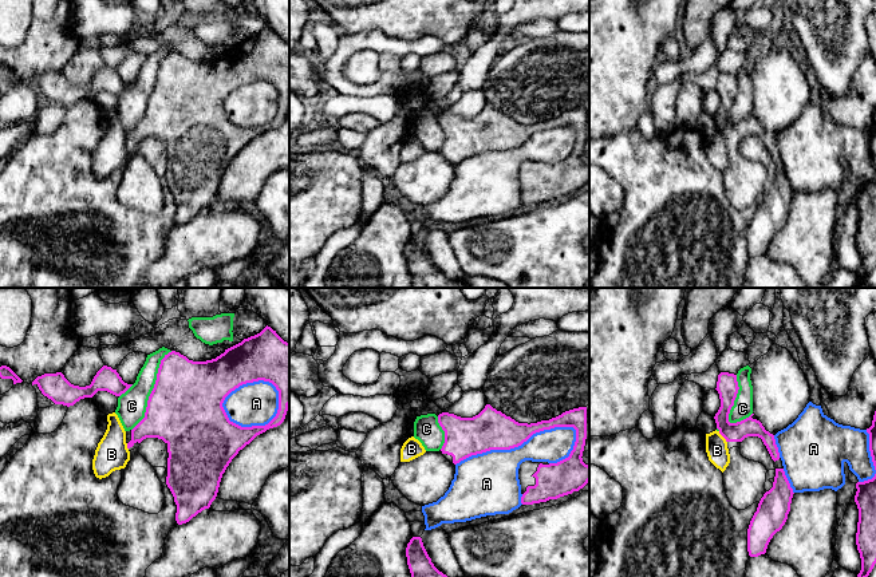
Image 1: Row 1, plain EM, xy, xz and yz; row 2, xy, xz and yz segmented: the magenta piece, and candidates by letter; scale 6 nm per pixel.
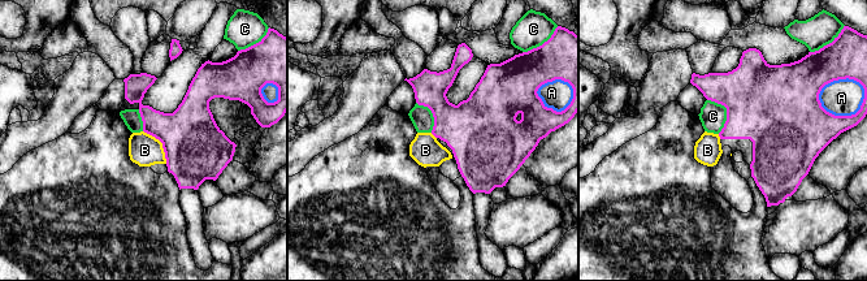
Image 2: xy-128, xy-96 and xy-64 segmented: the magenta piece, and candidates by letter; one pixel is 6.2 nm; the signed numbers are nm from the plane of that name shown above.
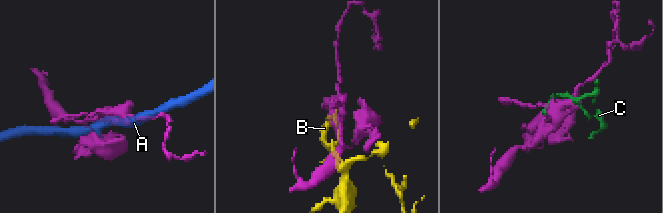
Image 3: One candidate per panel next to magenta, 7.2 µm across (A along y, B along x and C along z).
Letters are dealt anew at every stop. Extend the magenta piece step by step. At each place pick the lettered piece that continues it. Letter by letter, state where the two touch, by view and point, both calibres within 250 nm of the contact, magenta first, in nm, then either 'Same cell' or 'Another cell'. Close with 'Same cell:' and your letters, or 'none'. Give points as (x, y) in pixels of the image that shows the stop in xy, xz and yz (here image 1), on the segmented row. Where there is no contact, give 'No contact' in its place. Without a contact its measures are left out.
A: Touches magenta at xz (516, 446). Thickness 240 nm (magenta) against 320 nm. Another cell
B: Touches magenta at yz (722, 435). Thickness 110 nm (magenta) against 130 nm. Another cell
C: Touches magenta at xy (153, 390). Thickness 460 nm (magenta) against 180 nm. Another cell
Same cell: none

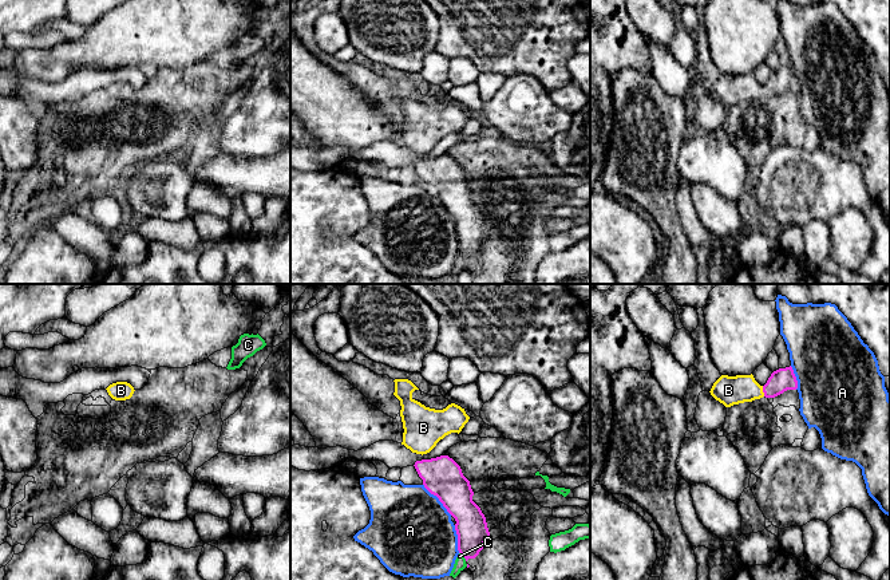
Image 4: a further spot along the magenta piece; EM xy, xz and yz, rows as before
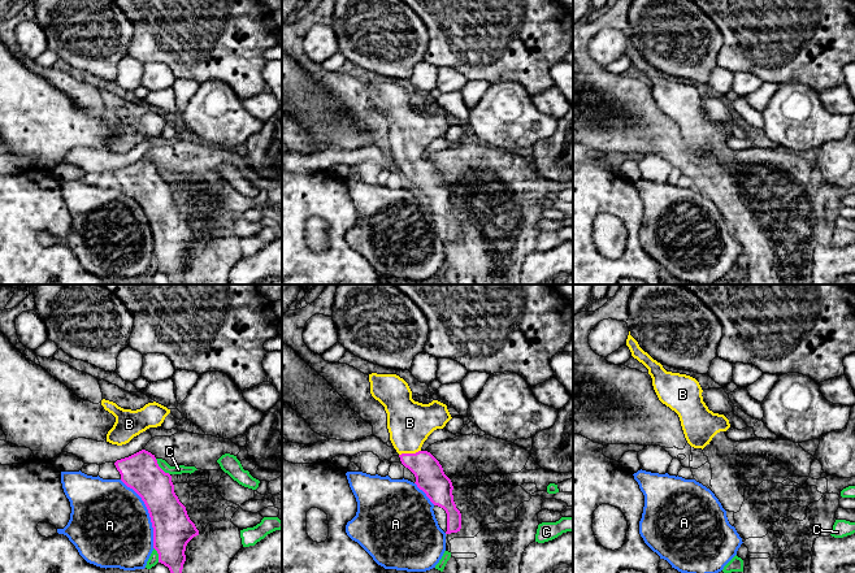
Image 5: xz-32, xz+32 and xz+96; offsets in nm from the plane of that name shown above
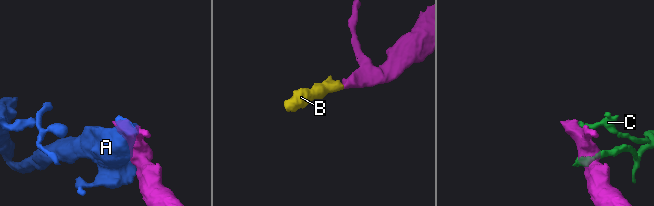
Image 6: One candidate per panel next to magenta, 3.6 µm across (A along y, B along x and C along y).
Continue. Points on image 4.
A: Touches magenta at xz (438, 497). Thickness 240 nm (magenta) against 480 nm. Another cell
B: Touches magenta at yz (763, 391). Thickness 140 nm (magenta) against 180 nm. Same cell
C: Touches magenta at xz (462, 555). Thickness 190 nm (magenta) against 70 nm. Another cell
Same cell: B

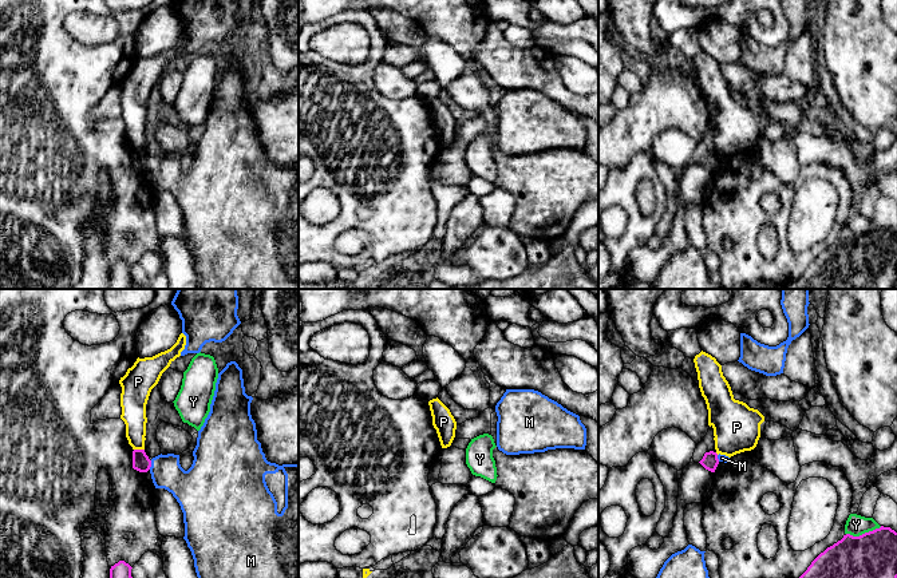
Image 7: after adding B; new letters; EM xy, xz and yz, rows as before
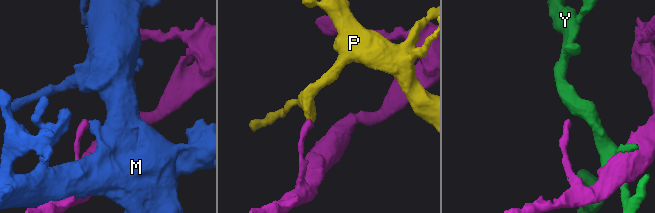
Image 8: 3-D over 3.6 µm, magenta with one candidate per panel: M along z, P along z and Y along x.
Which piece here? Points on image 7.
M: Touches magenta at xy (150, 464). Thickness 110 nm (magenta) against 190 nm. Another cell
P: Touches magenta at xy (139, 450). Thickness 110 nm (magenta) against 140 nm. Another cell
Y: Touches magenta at yz (865, 533). Thickness 280 nm (magenta) against 130 nm. Another cell
Same cell: none

